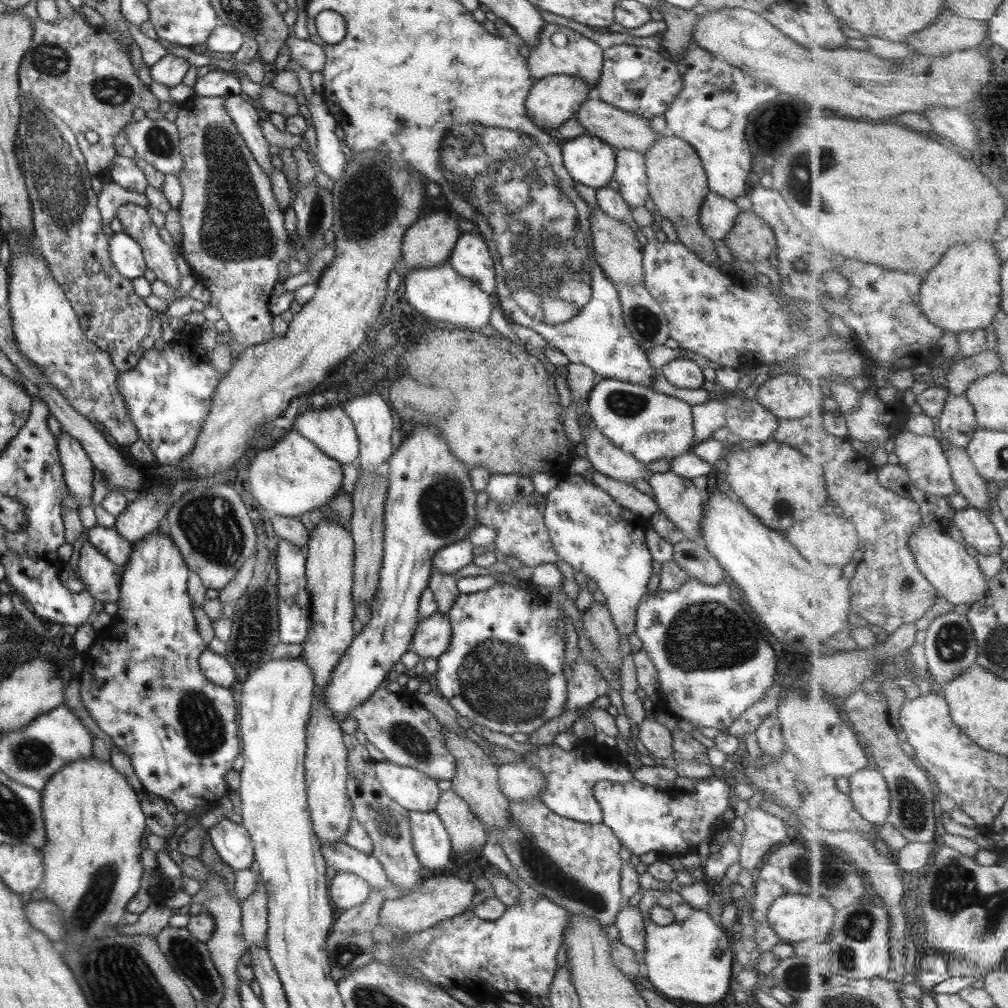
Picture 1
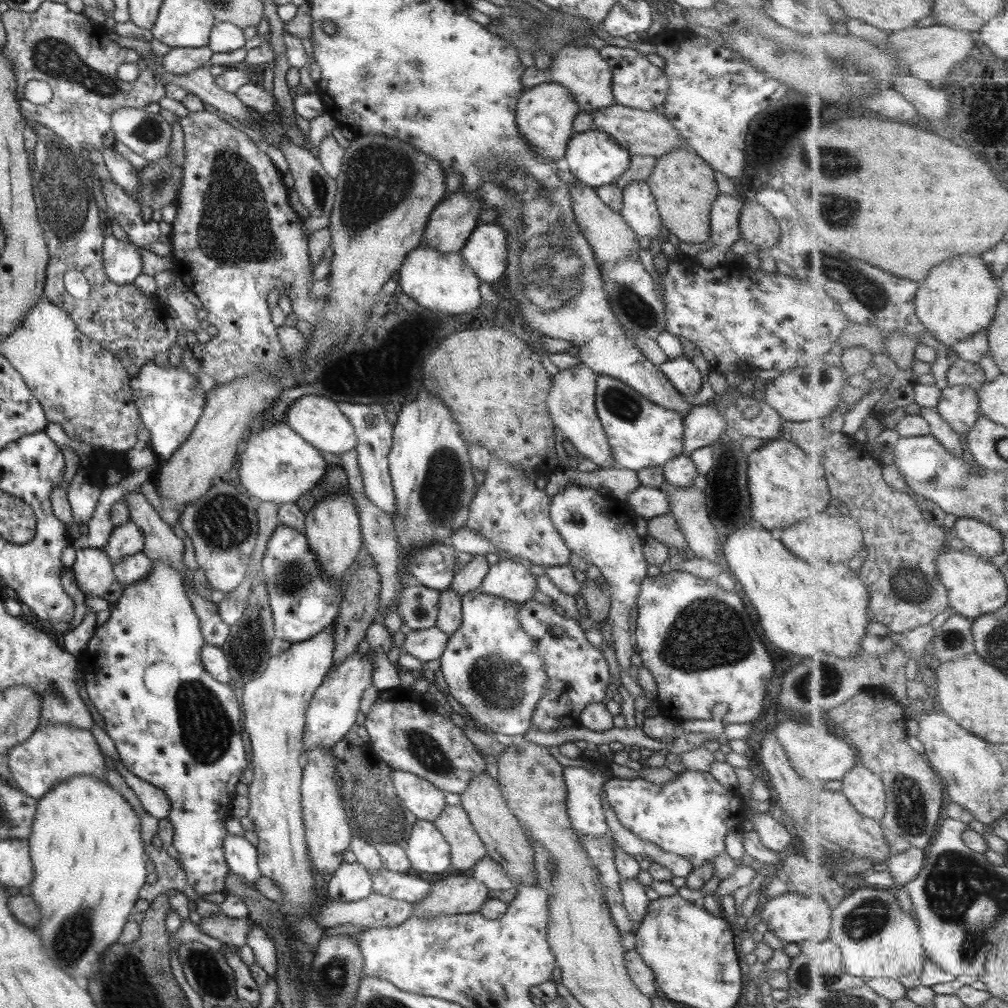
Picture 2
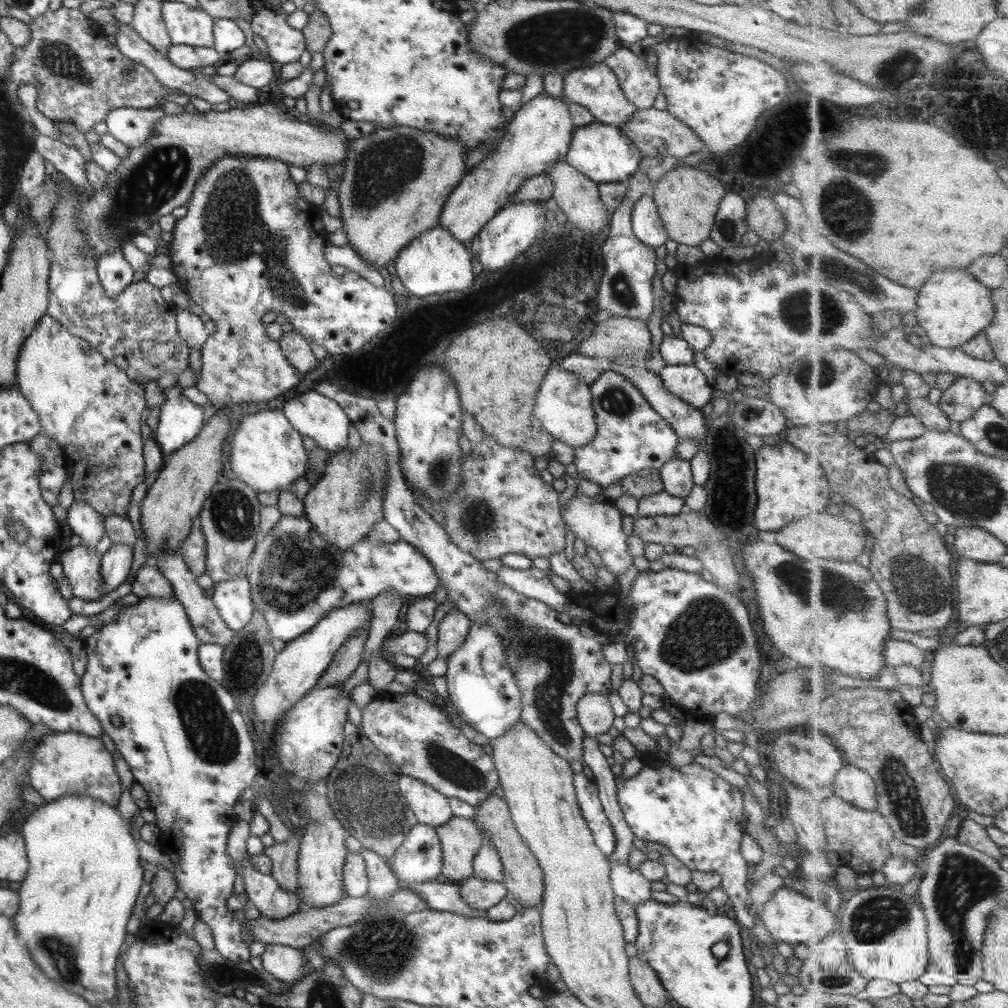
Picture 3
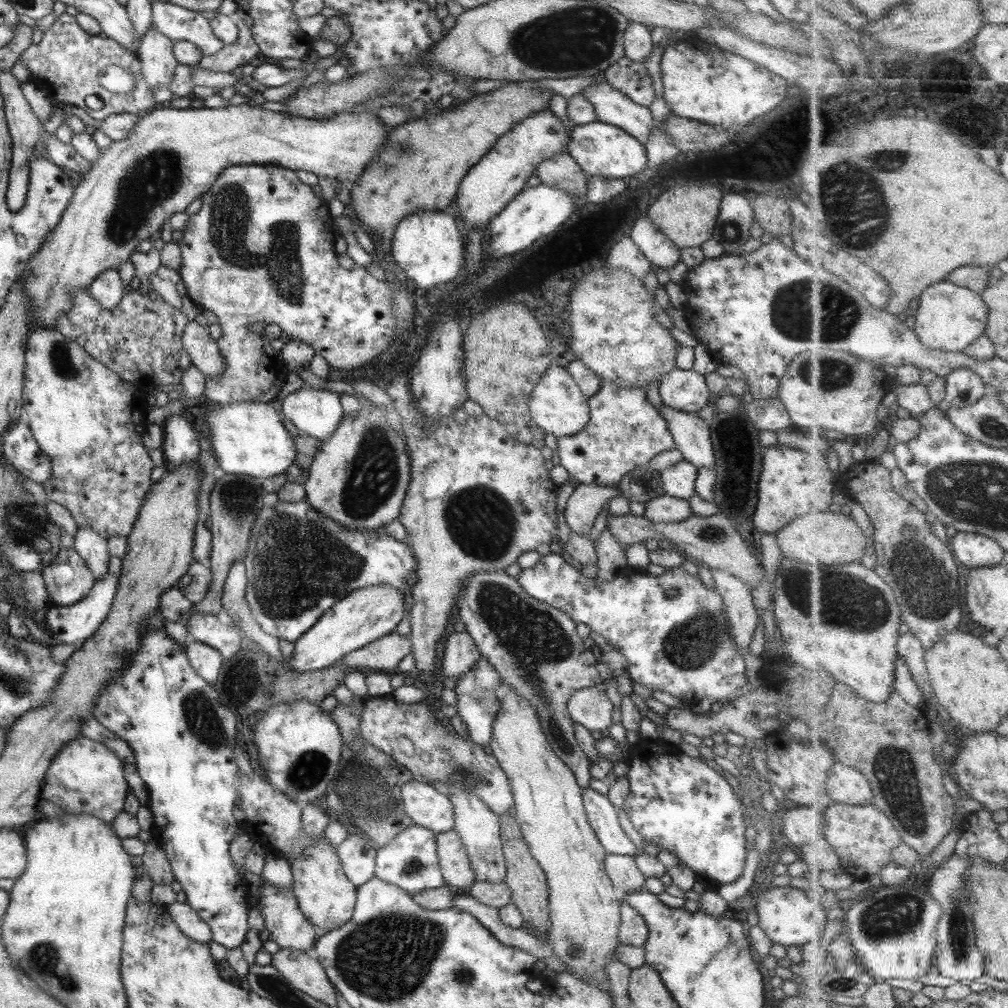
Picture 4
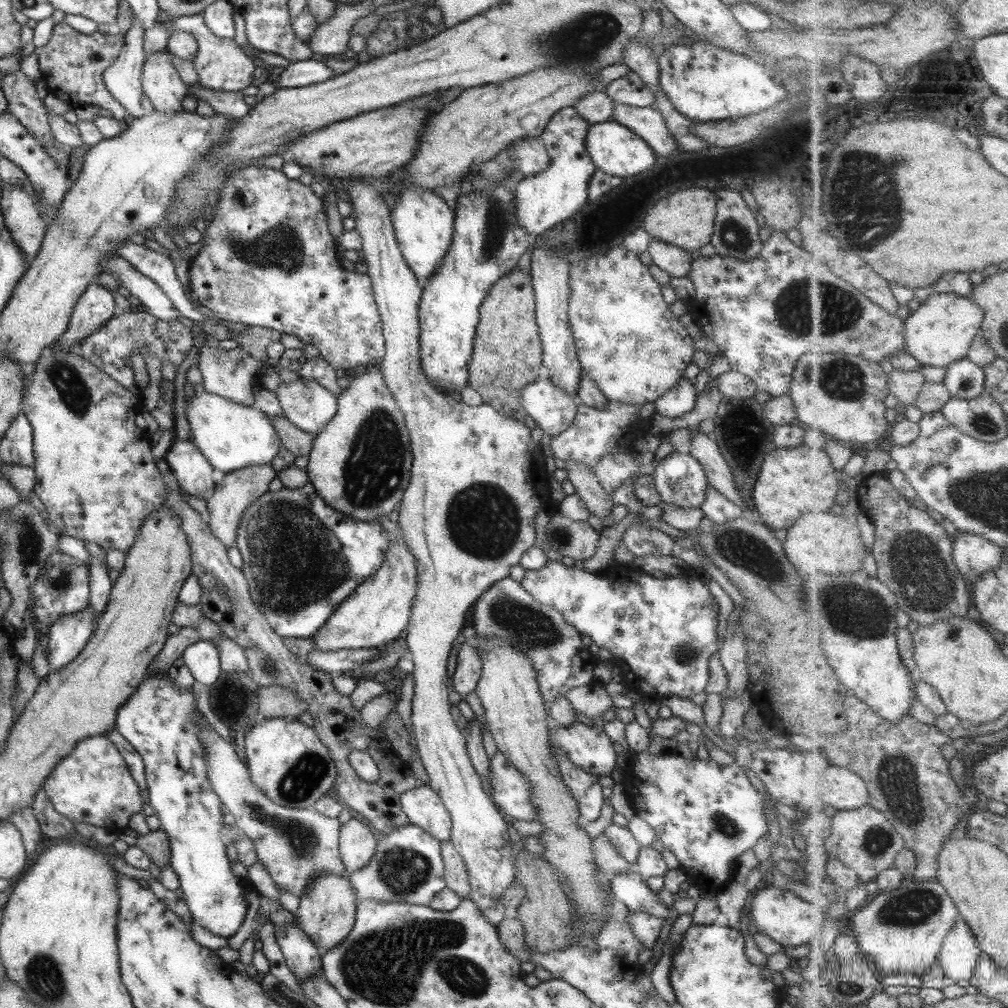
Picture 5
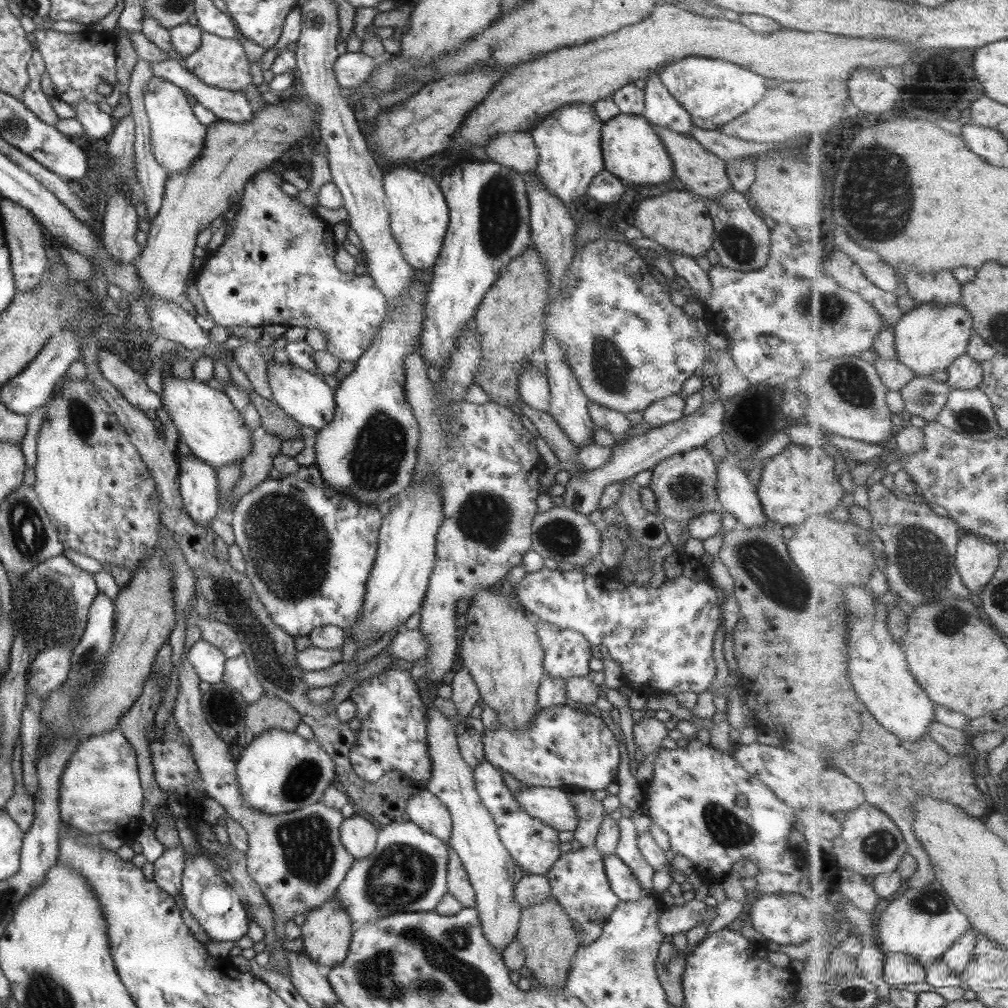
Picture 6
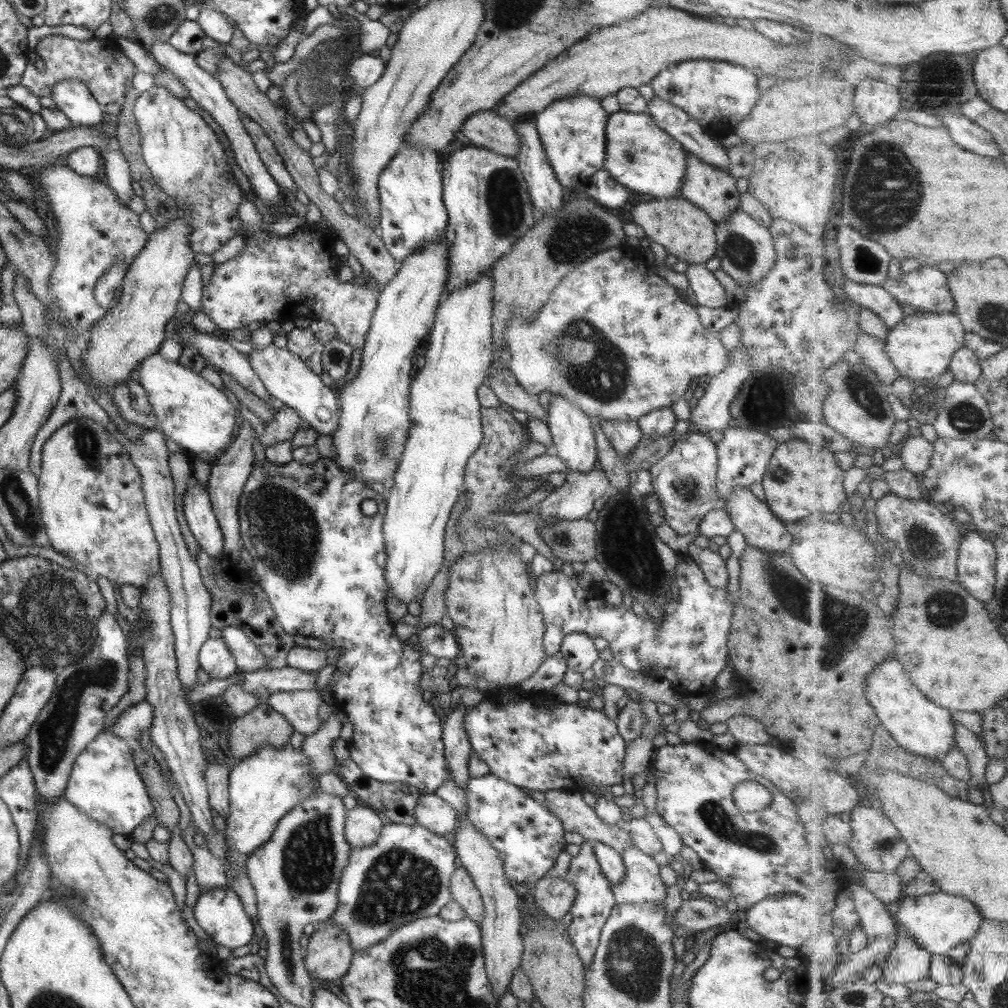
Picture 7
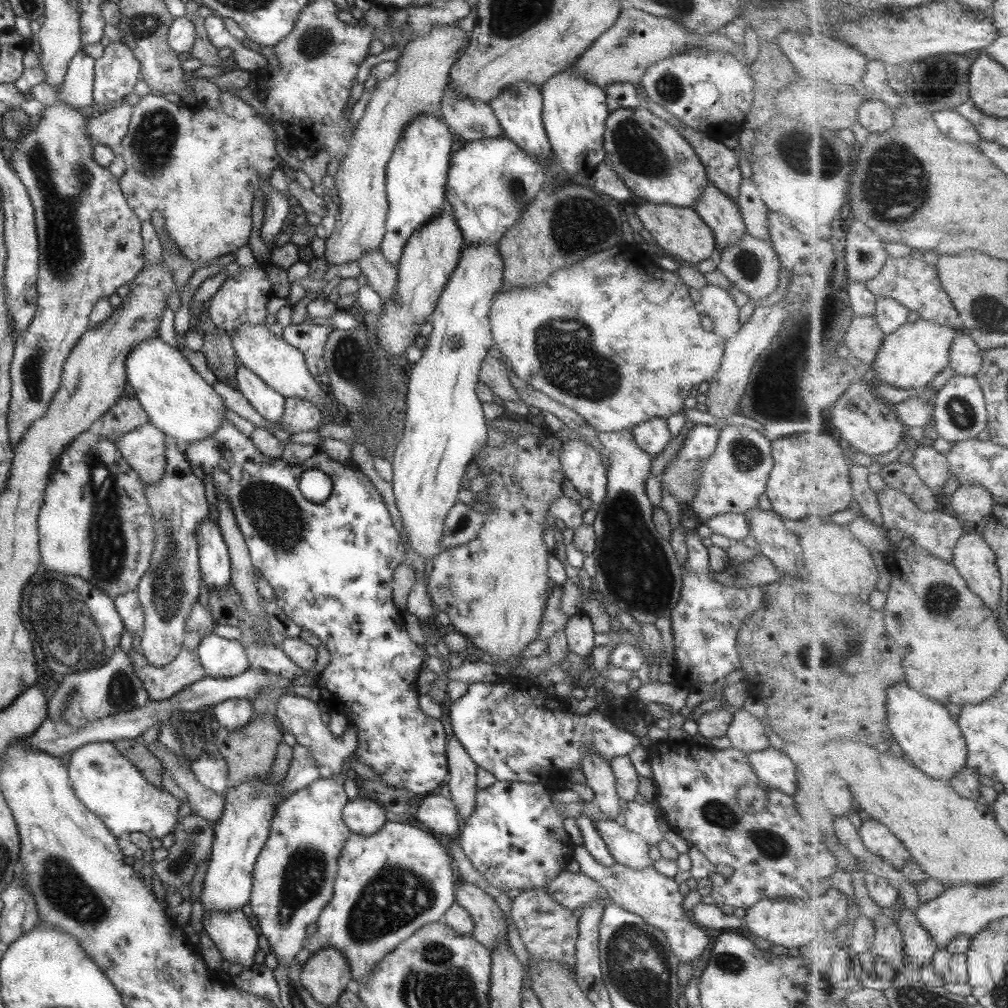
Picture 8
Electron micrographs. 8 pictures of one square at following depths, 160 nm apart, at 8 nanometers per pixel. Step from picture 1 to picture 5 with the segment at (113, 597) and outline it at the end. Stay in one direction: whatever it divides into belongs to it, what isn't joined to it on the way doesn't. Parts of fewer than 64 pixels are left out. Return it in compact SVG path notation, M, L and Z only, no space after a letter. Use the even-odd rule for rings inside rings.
M59 550L53 551L47 557L45 565L31 586L32 596L36 598L31 614L37 618L39 626L47 626L63 615L79 612L88 604L88 574L89 570L80 561Z

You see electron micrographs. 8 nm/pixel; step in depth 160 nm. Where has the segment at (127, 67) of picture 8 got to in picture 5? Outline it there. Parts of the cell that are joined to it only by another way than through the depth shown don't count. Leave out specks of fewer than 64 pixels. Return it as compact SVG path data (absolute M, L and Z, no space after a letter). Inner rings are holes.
M64 22L54 24L47 43L34 49L40 80L45 83L47 93L71 106L95 106L101 113L113 117L116 121L127 116L127 109L109 94L101 81L103 70L114 63L123 41L124 37L114 31L105 34L96 30L90 35L84 35Z

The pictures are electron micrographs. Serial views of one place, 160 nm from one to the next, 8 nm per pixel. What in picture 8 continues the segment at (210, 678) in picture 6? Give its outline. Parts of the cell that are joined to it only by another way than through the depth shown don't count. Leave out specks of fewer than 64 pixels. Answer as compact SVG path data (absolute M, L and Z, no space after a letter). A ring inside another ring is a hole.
M212 632L199 639L196 653L204 674L213 678L229 678L248 667L241 641L219 638Z

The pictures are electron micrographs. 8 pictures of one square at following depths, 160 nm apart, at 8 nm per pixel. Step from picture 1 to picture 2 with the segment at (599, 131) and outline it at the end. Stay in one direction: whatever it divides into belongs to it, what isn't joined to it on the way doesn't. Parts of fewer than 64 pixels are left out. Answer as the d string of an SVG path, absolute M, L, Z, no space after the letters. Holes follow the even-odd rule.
M617 103L611 106L588 112L591 115L591 129L600 130L608 134L621 148L630 155L658 157L667 154L681 144L681 138L669 121L654 111L643 111L627 108Z

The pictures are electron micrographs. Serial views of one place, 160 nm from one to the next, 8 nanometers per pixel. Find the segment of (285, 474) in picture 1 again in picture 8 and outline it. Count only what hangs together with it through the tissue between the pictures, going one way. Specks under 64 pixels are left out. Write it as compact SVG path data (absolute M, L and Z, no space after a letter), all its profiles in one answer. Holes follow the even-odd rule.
M158 338L142 340L131 350L125 359L125 376L149 423L180 445L213 435L225 420L228 408L222 398L193 370L181 351Z

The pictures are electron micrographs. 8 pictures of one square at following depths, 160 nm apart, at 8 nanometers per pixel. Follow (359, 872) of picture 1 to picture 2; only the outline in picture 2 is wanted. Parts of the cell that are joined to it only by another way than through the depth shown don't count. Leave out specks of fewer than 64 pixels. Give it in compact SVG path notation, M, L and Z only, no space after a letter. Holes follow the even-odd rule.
M381 867L376 871L368 871L373 885L371 890L409 904L421 902L427 894L430 883L416 876L415 873L393 872Z

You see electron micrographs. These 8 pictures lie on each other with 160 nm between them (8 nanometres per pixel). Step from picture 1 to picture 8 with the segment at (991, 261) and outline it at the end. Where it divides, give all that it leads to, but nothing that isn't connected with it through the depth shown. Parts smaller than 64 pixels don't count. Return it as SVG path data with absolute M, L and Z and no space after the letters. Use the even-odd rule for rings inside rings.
M918 319L905 324L899 331L887 335L877 353L873 370L881 384L890 384L905 390L929 386L937 374L950 367L949 354L960 330L942 326L935 320Z

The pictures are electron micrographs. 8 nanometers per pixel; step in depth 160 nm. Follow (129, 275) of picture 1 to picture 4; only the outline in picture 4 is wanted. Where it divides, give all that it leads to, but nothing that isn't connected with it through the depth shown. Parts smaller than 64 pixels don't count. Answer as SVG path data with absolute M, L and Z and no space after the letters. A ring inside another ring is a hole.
M105 269L95 277L87 290L101 308L113 310L123 297L123 282L117 269Z

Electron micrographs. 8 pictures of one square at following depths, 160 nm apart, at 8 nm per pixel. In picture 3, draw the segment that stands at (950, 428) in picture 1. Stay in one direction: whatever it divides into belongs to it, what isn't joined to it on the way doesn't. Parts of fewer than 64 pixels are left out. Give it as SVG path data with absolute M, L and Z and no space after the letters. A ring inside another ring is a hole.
M960 377L942 394L938 405L950 420L960 424L973 418L989 396L983 383L967 377Z

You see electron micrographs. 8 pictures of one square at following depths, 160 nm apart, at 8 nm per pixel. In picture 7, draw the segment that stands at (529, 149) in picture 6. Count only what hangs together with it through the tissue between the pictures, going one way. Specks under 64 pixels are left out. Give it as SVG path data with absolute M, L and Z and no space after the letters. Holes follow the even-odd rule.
M494 108L490 110L481 110L476 114L472 114L469 118L466 118L460 131L463 136L468 138L471 146L474 145L487 148L501 156L508 156L509 158L515 159L520 151L520 140L513 128L513 124L495 114Z

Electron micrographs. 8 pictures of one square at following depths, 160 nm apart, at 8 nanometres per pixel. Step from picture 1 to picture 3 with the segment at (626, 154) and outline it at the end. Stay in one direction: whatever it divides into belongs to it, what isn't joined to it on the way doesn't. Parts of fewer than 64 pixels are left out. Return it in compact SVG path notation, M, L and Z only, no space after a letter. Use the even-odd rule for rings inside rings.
M650 193L642 194L630 212L631 230L634 237L652 249L668 239Z

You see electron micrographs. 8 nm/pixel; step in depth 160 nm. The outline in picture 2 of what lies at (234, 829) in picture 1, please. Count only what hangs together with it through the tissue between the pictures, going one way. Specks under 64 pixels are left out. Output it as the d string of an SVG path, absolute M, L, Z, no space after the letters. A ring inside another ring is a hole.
M227 833L222 851L228 870L242 878L246 885L254 888L254 882L260 876L256 865L256 848L245 838Z

